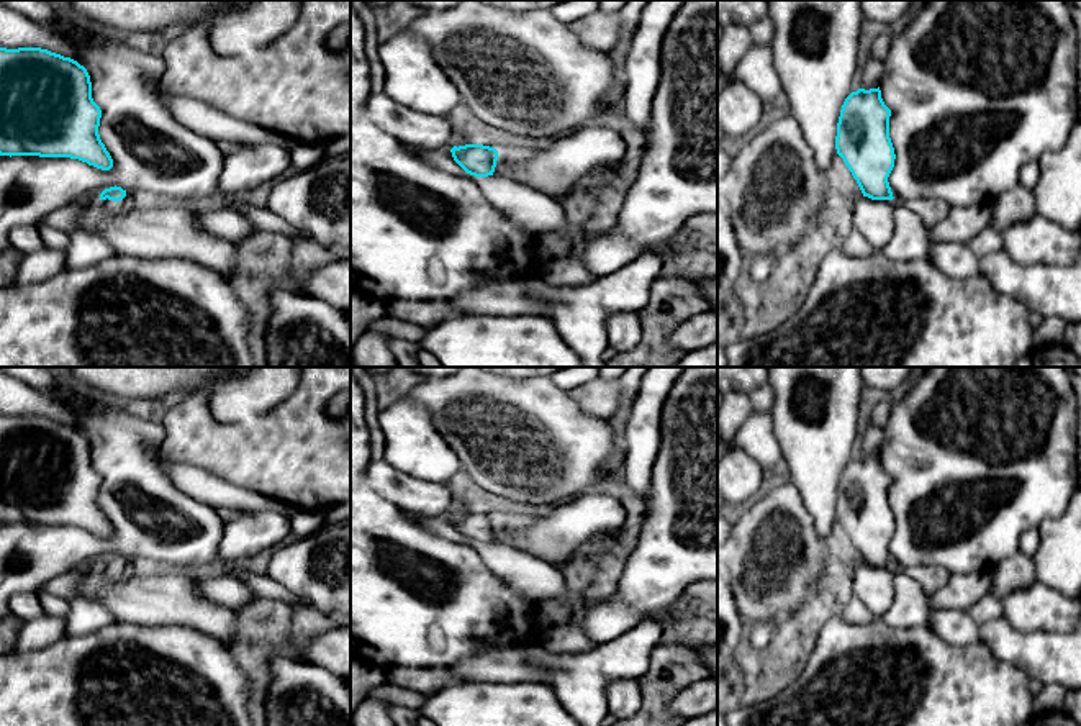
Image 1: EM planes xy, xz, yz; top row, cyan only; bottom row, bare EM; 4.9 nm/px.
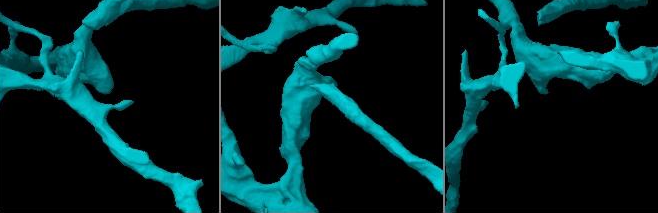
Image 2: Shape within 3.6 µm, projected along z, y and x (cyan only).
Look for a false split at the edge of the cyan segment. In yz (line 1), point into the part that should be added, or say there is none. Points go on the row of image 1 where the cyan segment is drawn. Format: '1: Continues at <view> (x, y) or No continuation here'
1: No continuation here

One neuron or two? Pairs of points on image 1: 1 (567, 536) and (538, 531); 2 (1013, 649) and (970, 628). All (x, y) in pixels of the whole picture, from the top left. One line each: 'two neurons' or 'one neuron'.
1: one neuron
2: two neurons

